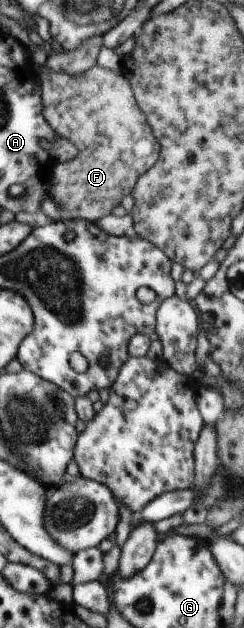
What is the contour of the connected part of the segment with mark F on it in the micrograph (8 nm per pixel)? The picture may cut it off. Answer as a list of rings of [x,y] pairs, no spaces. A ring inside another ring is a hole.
[[[96,63],[80,75],[48,70],[41,73],[41,80],[45,118],[60,138],[70,140],[79,149],[79,154],[72,161],[58,162],[54,167],[50,198],[61,209],[64,221],[76,218],[98,221],[120,203],[122,195],[132,193],[137,179],[157,162],[160,144],[149,126],[145,112],[137,106],[132,85],[122,70],[103,68]]]

